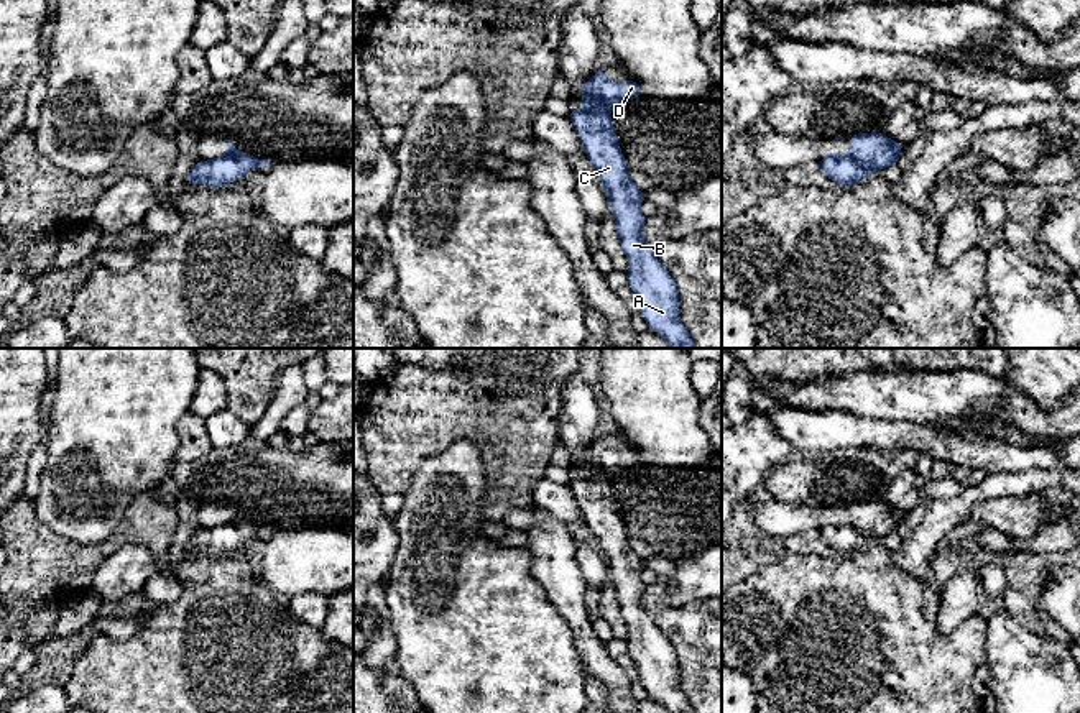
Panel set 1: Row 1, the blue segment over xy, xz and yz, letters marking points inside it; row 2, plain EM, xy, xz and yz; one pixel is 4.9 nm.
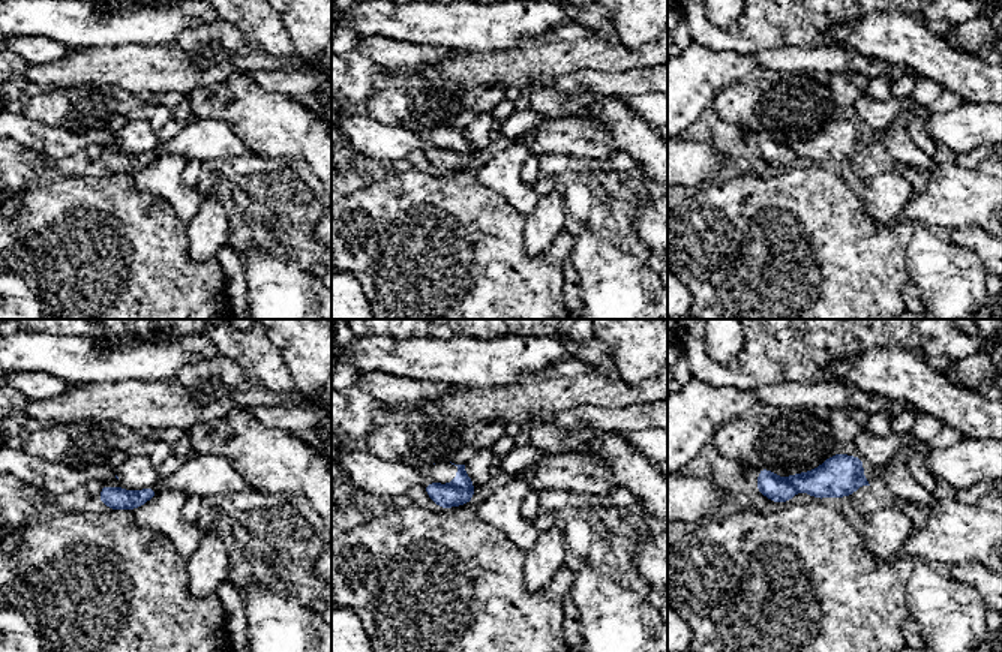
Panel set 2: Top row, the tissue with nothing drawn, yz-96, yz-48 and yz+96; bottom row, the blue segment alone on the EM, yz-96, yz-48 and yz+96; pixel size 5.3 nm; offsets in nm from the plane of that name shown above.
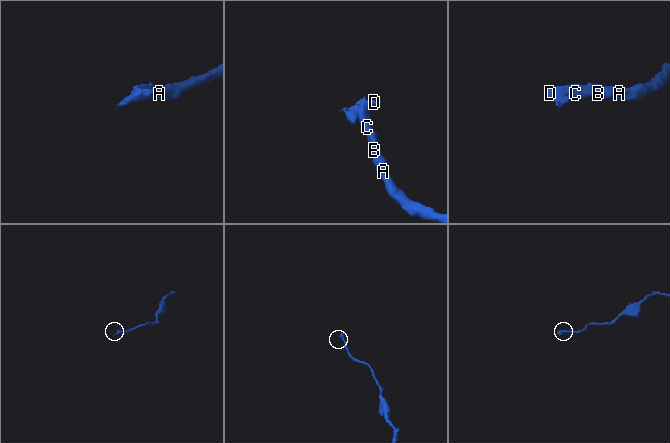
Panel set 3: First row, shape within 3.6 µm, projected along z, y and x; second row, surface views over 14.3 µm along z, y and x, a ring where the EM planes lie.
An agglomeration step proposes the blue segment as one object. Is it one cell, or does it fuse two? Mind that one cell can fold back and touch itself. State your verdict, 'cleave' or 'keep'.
cleave

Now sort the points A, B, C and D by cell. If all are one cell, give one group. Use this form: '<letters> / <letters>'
A B C / D

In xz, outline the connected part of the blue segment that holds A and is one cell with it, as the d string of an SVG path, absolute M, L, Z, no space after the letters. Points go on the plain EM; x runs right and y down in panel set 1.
M582 473L579 480L570 475L569 486L575 494L584 521L598 539L598 550L605 559L616 590L616 605L628 624L628 654L638 667L643 687L653 700L666 708L667 713L695 713L679 687L679 657L676 651L651 614L643 608L643 596L646 593L646 586L641 580L643 559L628 542L628 534L620 518L618 503L610 481L593 480Z

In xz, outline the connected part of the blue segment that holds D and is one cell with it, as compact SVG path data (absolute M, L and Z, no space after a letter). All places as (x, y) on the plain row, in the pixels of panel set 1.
M600 435L593 445L580 453L580 462L585 476L612 481L620 470L636 468L641 463L641 455L633 447L613 450L603 444Z

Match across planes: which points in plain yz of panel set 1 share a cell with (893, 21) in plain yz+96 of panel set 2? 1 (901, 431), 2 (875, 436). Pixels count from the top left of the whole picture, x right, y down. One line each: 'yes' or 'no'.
1: no
2: no

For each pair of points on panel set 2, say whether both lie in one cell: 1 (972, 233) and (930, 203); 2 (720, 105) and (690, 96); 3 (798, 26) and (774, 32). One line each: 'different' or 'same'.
1: different
2: different
3: same

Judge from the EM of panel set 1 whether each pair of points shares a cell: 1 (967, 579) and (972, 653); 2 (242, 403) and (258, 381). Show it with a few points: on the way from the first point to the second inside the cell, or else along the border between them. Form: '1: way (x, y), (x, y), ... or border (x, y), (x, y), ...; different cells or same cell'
1: border (977, 611), (950, 633), (941, 634), (937, 631); different cells
2: way (247, 398), (253, 386); same cell

